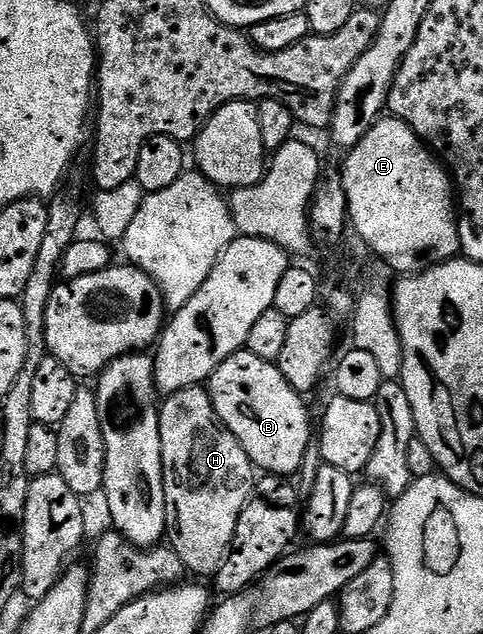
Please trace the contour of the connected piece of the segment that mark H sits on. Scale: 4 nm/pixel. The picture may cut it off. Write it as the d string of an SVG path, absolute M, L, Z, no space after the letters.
M204 385L183 388L168 395L159 406L159 436L161 437L161 459L165 481L165 501L168 509L177 517L177 535L171 541L171 549L183 560L190 575L212 576L233 547L235 528L243 508L255 494L255 467L243 452L239 440L217 418L215 408Z

